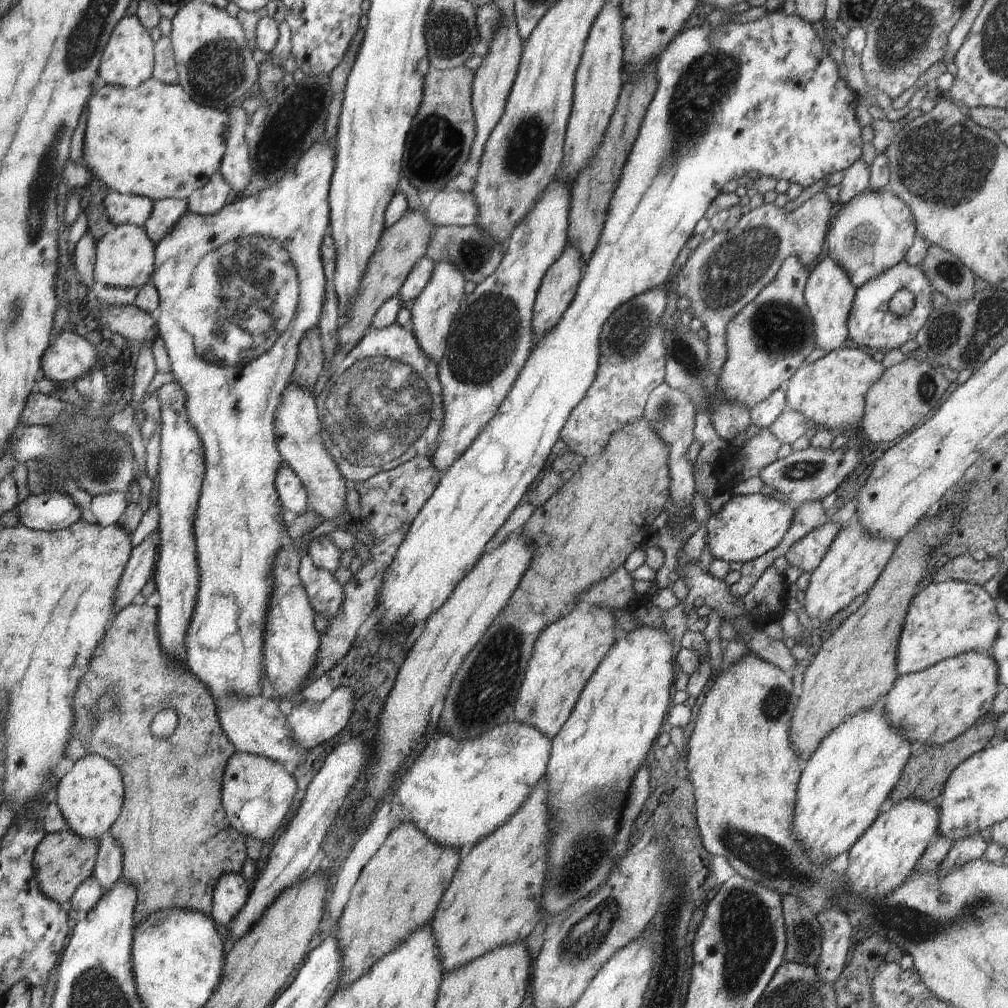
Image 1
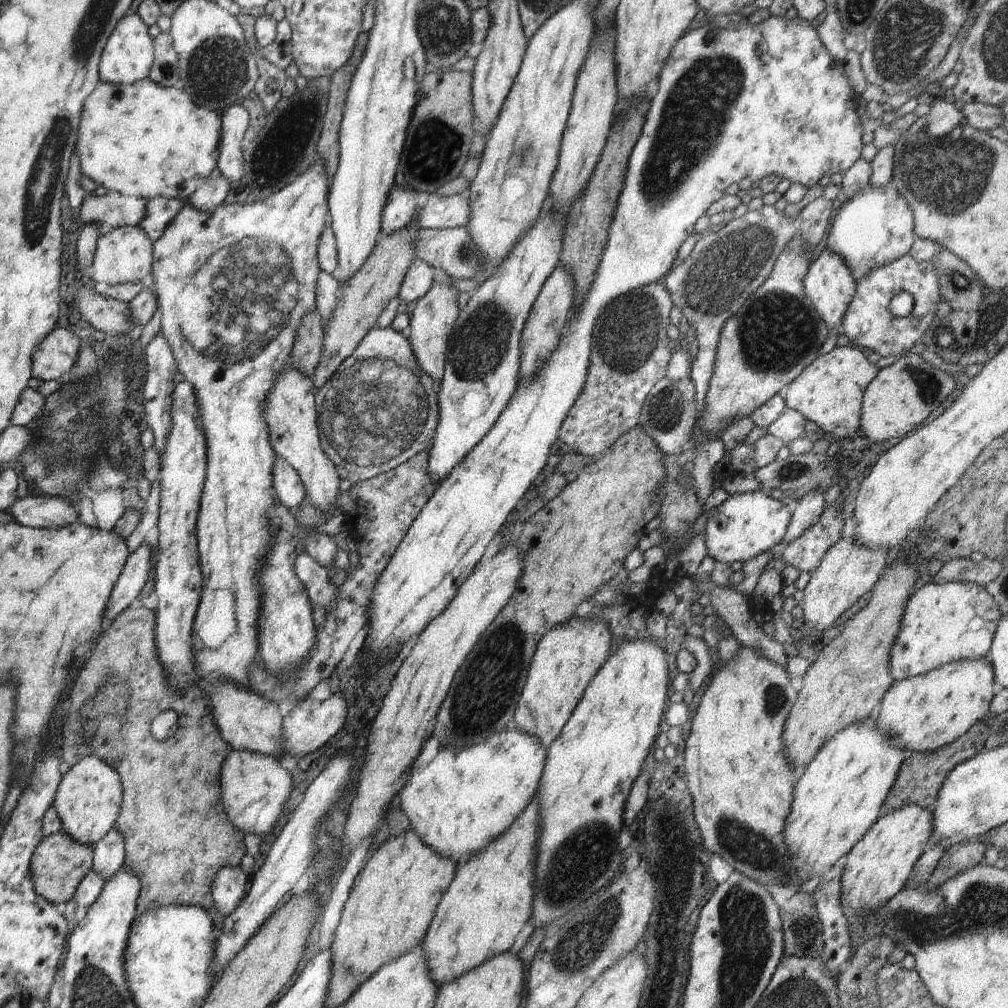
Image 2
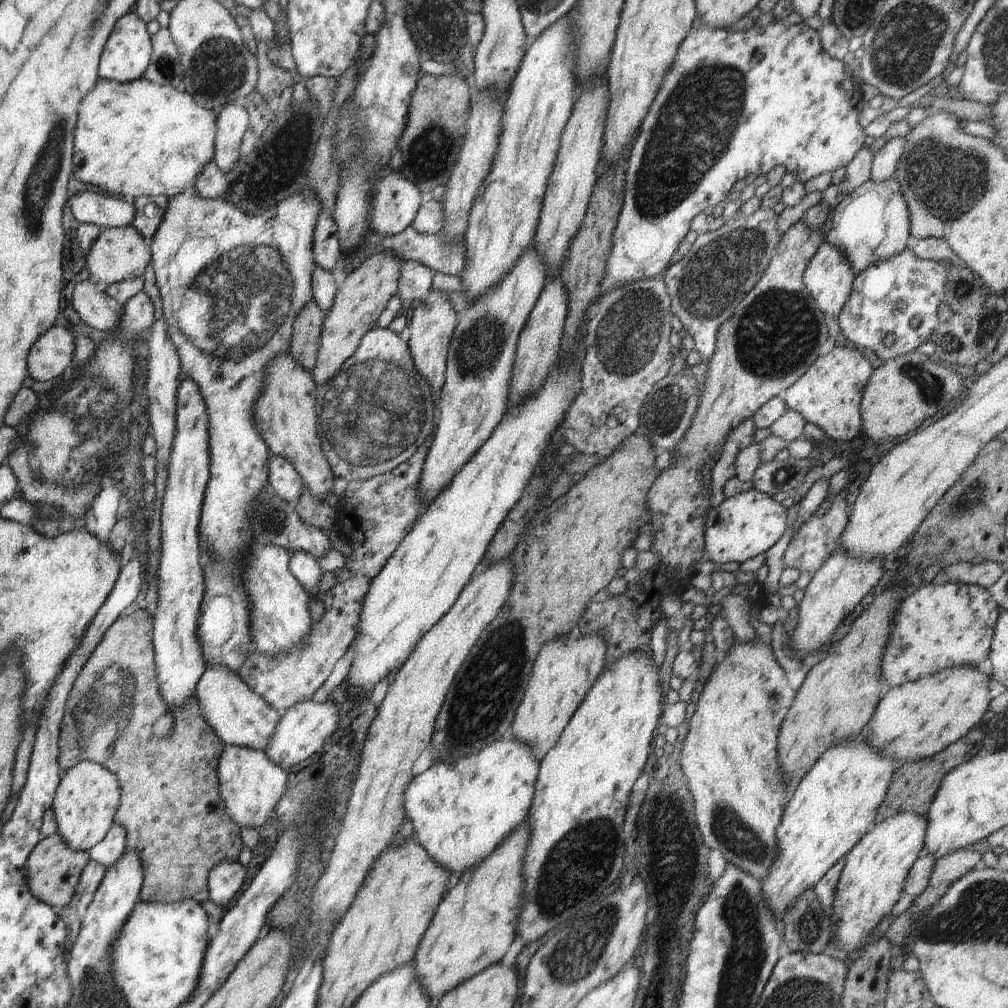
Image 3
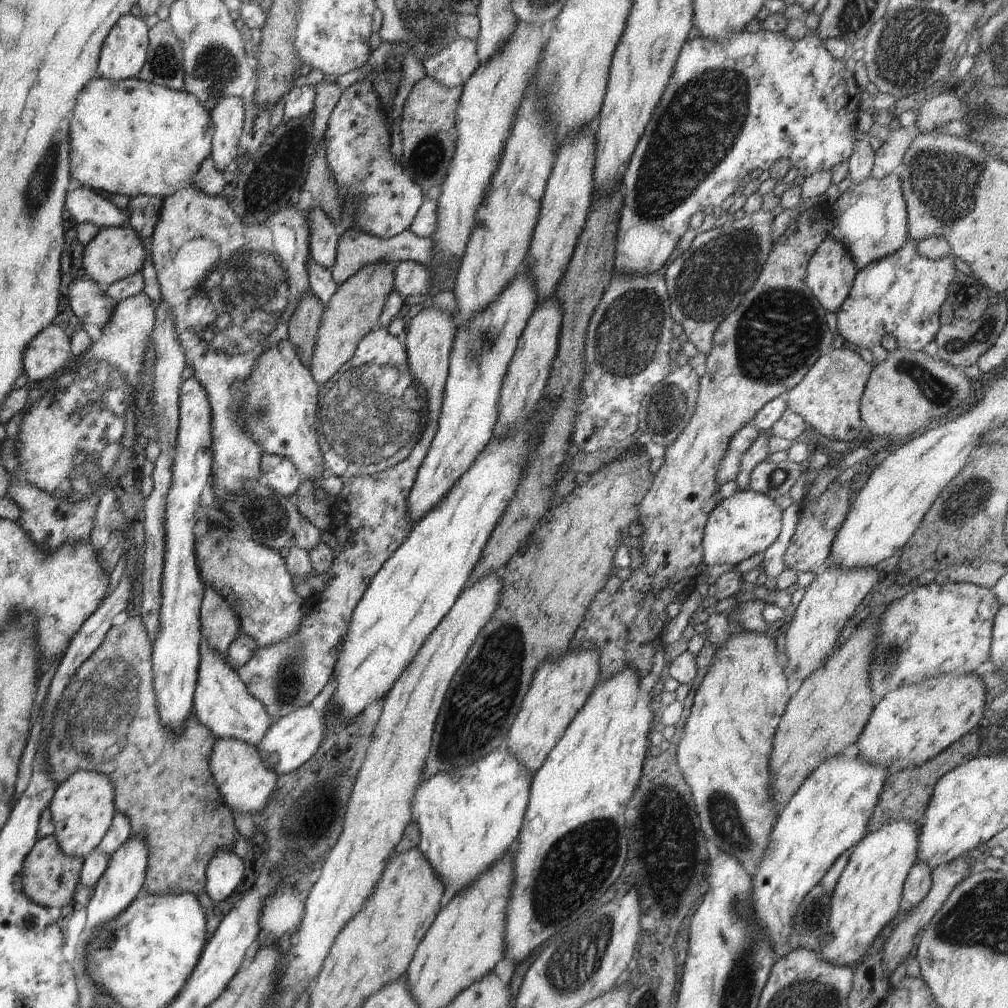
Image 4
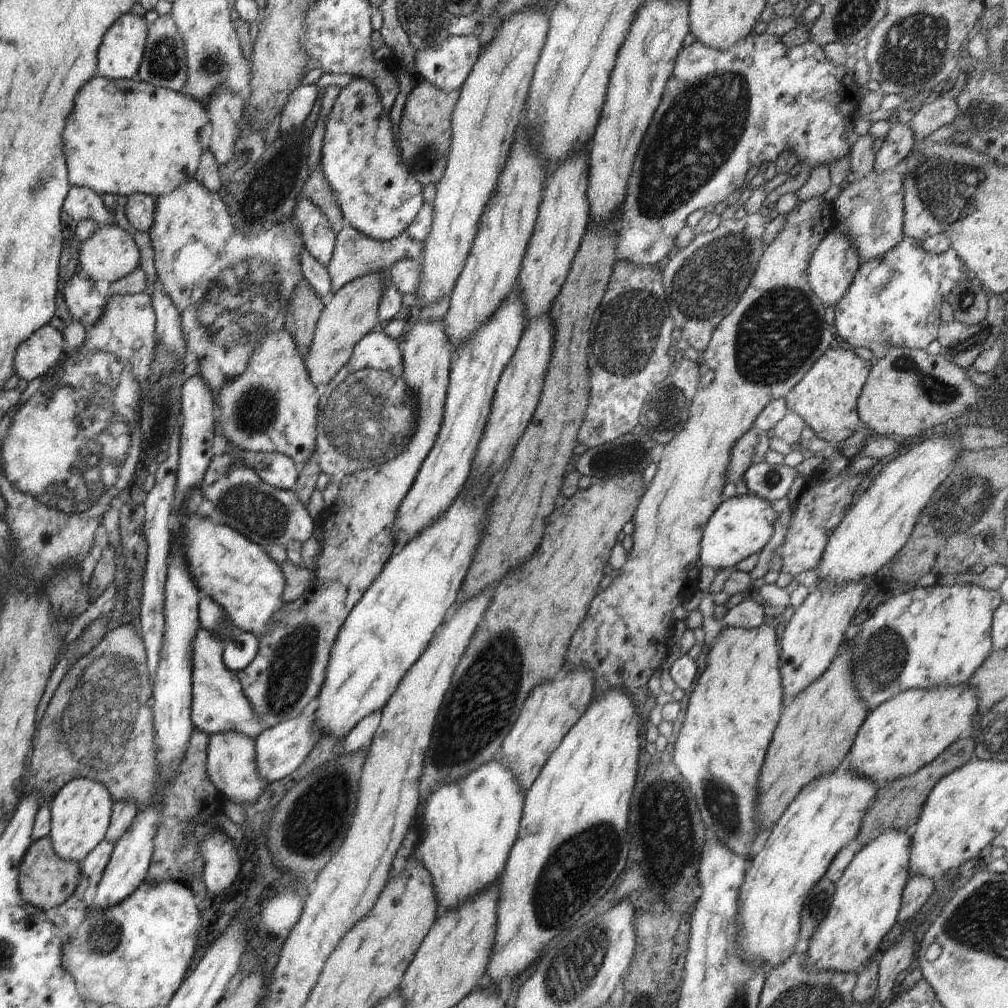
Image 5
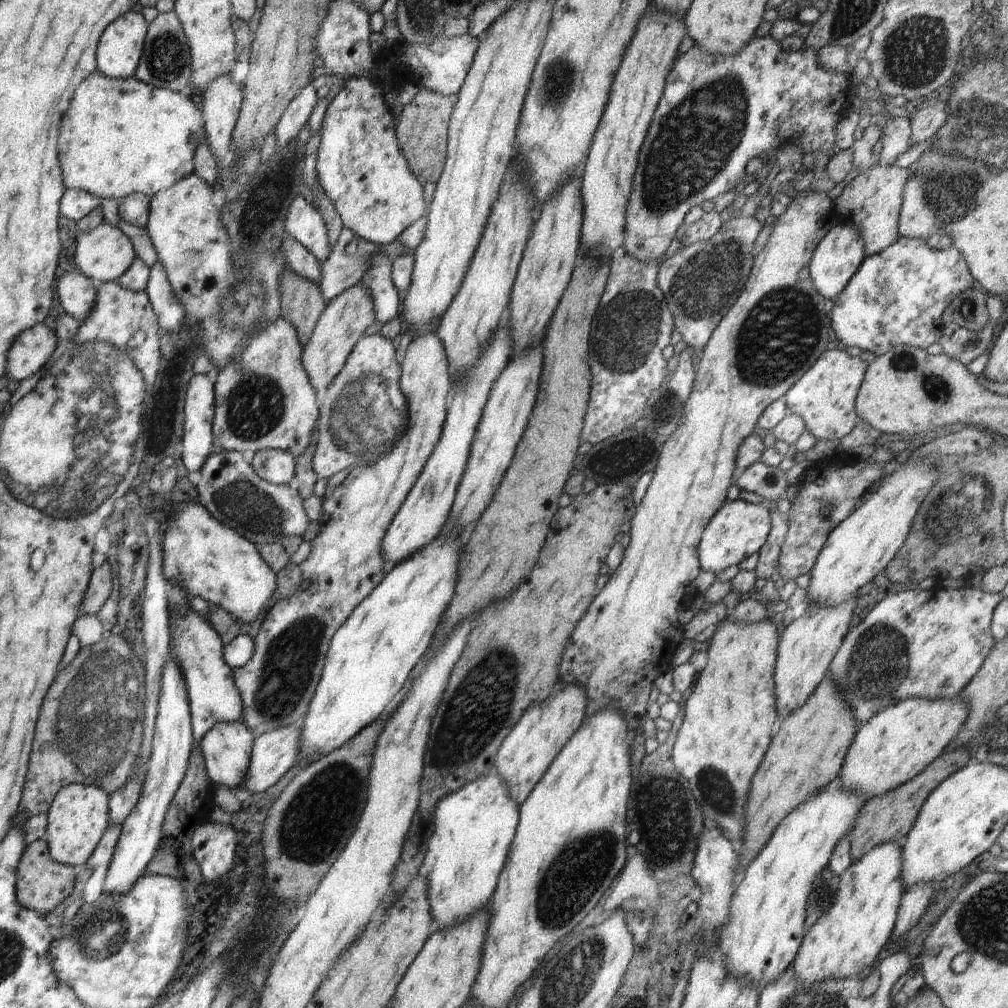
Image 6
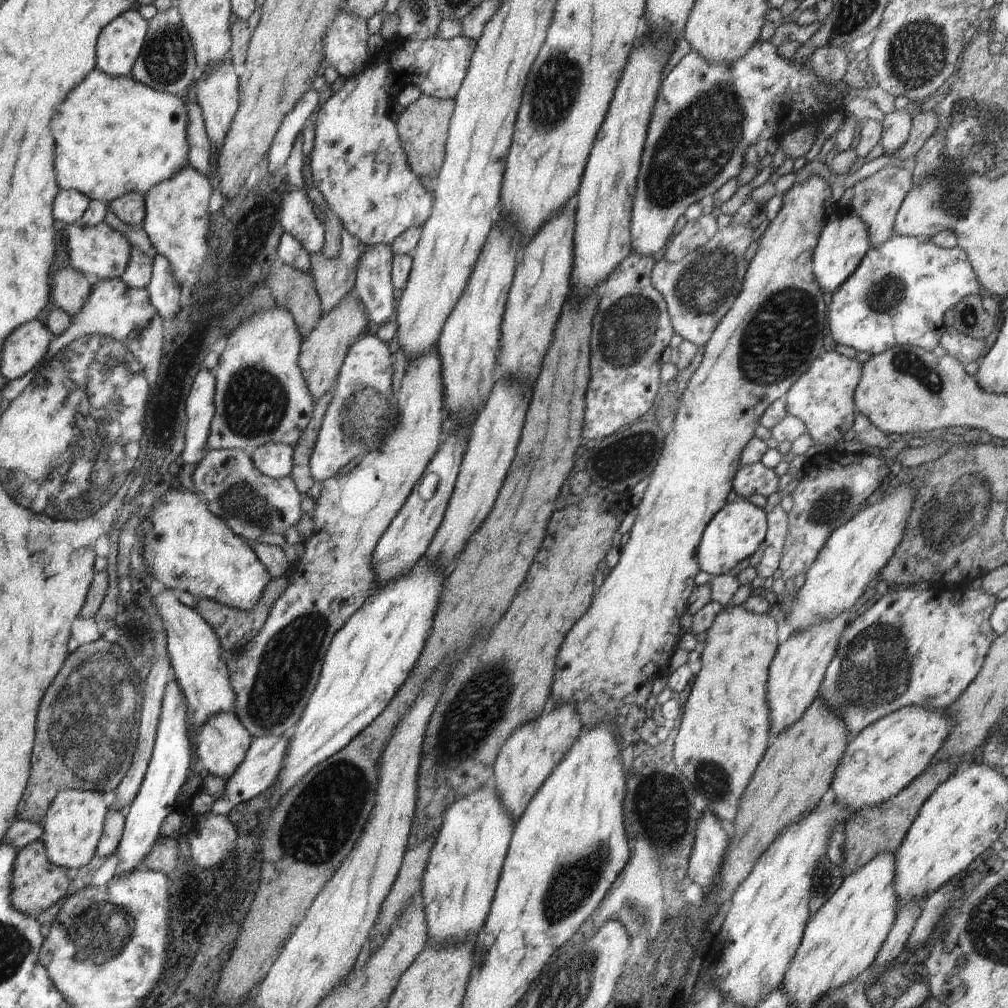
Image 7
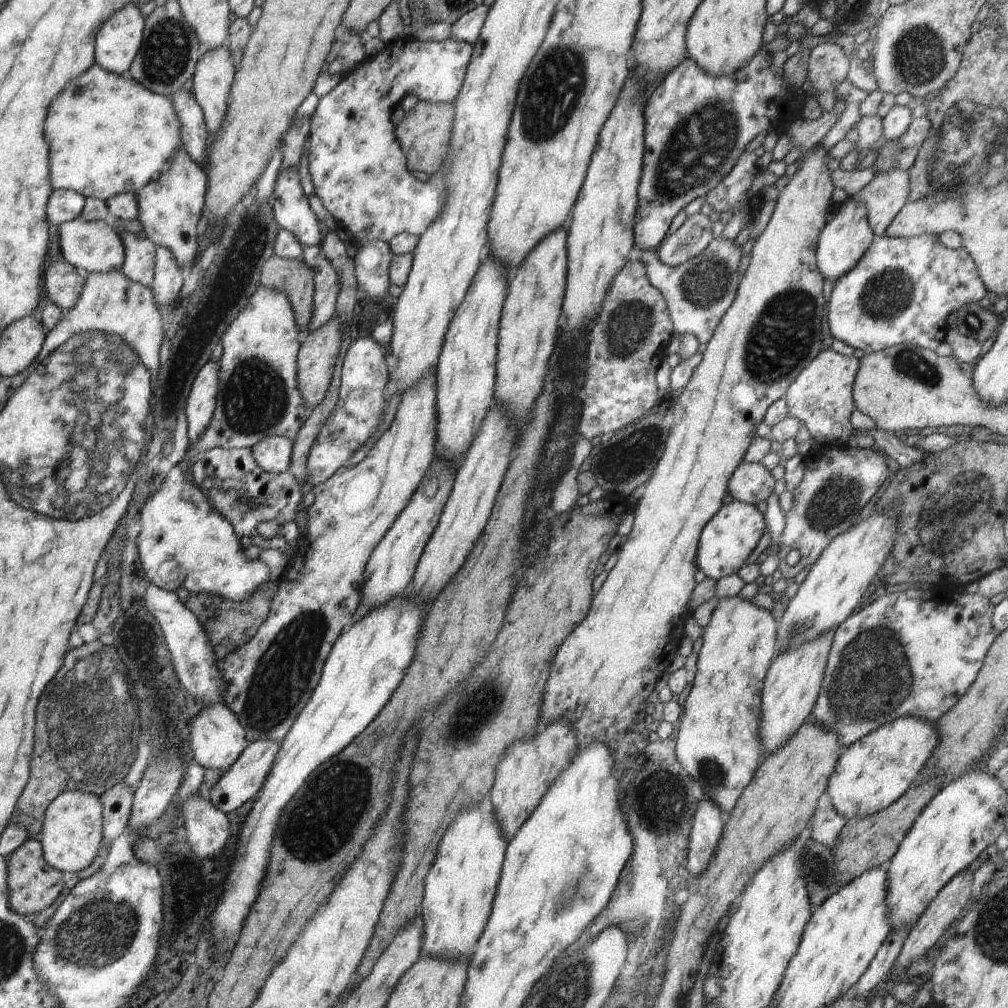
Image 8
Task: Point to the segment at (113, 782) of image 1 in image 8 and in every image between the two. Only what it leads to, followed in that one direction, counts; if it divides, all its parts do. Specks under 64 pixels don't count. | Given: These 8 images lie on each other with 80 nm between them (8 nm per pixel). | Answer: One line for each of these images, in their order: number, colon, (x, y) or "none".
2: (89, 796)
3: (86, 801)
4: (83, 807)
5: (81, 810)
6: (78, 816)
7: (73, 825)
8: (71, 836)

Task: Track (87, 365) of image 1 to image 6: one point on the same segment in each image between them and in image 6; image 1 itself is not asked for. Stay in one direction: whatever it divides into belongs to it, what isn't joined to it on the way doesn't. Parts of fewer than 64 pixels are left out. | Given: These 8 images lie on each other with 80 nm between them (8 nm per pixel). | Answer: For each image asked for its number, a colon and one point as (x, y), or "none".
2: (57, 353)
3: (53, 352)
4: (49, 352)
5: (34, 356)
6: (31, 349)

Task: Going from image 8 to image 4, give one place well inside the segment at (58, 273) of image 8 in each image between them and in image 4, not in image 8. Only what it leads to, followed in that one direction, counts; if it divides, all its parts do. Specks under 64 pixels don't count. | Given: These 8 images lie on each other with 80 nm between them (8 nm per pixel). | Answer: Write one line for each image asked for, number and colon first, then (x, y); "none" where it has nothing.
4: (92, 306)
5: (84, 302)
6: (76, 294)
7: (69, 288)

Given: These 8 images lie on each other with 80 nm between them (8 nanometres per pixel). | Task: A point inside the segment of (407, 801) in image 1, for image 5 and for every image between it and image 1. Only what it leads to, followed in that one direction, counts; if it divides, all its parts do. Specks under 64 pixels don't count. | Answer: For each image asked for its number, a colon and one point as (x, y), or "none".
2: (463, 800)
3: (461, 811)
4: (468, 818)
5: (469, 827)

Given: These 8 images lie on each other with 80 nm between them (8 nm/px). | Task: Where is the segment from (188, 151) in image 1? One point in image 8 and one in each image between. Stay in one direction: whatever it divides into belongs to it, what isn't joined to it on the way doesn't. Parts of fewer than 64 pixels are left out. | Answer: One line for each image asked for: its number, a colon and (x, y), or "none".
2: (143, 140)
3: (138, 138)
4: (132, 137)
5: (128, 136)
6: (120, 136)
7: (114, 135)
8: (107, 134)

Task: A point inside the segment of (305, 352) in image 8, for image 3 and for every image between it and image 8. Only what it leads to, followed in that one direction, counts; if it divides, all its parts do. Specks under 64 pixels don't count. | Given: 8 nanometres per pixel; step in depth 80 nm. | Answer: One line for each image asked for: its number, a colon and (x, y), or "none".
3: (363, 294)
4: (355, 309)
5: (350, 313)
6: (346, 317)
7: (322, 352)

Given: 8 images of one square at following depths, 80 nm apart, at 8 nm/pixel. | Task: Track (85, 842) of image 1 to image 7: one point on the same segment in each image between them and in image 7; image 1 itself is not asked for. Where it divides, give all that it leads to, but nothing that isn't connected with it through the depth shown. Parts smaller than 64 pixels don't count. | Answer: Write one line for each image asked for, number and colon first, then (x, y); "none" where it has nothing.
2: (58, 864)
3: (53, 871)
4: (50, 878)
5: (45, 880)
6: (42, 883)
7: (37, 884)

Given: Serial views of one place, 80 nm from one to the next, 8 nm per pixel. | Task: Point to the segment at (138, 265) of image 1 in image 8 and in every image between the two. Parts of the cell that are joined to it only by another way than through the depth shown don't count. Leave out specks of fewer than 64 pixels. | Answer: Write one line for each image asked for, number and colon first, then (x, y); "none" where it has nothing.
2: (122, 255)
3: (119, 254)
4: (116, 253)
5: (110, 253)
6: (105, 253)
7: (101, 252)
8: (92, 247)

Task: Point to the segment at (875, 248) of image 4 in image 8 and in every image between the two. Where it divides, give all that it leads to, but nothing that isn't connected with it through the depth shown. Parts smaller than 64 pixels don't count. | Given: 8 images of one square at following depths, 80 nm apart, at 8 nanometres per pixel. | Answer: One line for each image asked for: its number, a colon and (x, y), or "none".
5: (876, 224)
6: (875, 196)
7: (876, 199)
8: (886, 194)

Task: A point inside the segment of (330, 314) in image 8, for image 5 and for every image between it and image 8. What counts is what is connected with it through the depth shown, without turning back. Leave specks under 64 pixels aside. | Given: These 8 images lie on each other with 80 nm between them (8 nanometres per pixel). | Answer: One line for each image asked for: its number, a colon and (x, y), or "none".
5: (355, 254)
6: (350, 257)
7: (334, 278)

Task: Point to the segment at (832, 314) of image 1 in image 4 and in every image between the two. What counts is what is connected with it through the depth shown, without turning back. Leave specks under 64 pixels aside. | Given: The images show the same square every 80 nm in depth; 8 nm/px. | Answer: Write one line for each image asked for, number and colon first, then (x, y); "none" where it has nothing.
2: (829, 284)
3: (829, 278)
4: (830, 273)

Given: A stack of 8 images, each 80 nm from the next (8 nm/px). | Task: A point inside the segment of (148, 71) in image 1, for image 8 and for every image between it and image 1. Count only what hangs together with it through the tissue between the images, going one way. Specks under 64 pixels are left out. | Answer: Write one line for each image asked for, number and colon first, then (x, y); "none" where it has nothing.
2: (127, 57)
3: (127, 53)
4: (123, 55)
5: (120, 53)
6: (120, 46)
7: (120, 42)
8: (119, 39)

